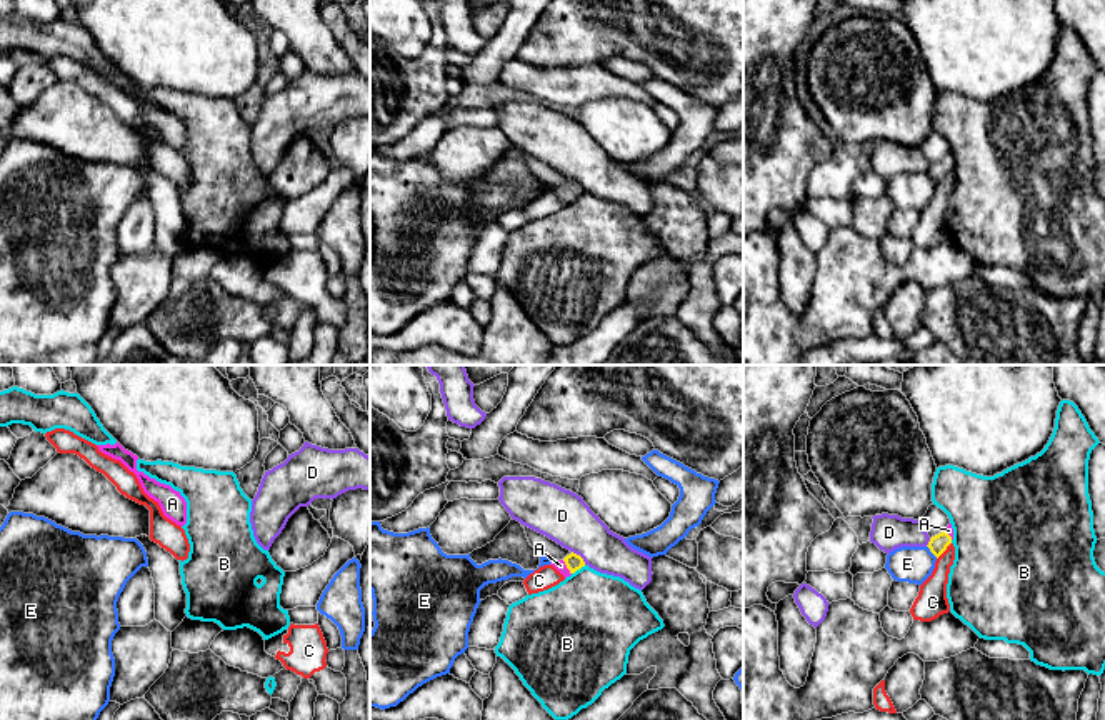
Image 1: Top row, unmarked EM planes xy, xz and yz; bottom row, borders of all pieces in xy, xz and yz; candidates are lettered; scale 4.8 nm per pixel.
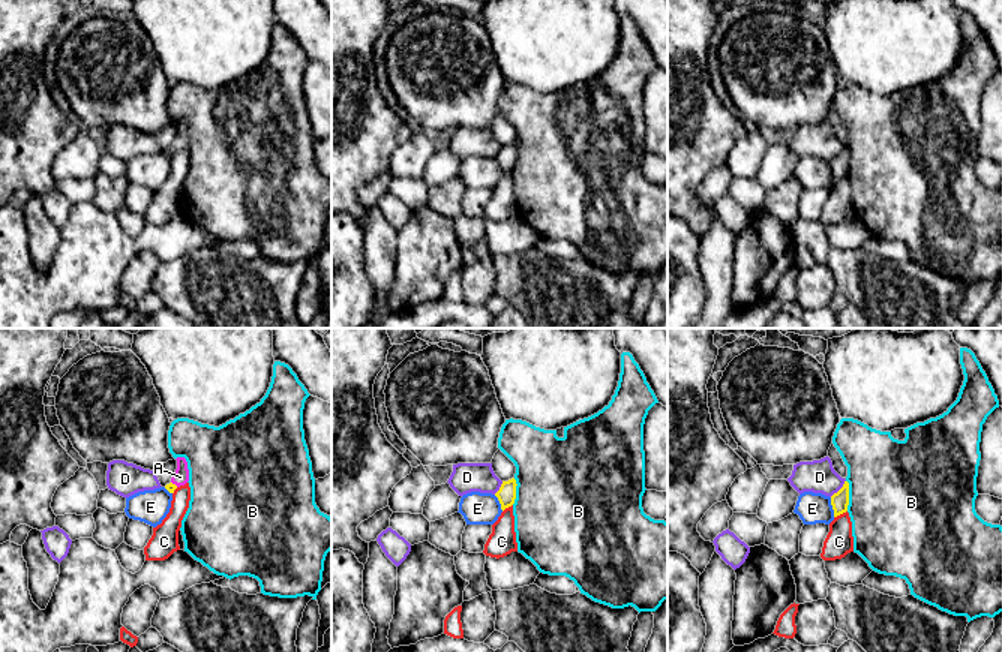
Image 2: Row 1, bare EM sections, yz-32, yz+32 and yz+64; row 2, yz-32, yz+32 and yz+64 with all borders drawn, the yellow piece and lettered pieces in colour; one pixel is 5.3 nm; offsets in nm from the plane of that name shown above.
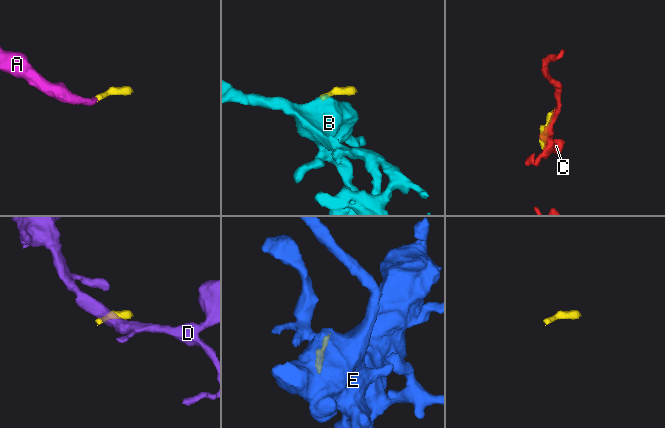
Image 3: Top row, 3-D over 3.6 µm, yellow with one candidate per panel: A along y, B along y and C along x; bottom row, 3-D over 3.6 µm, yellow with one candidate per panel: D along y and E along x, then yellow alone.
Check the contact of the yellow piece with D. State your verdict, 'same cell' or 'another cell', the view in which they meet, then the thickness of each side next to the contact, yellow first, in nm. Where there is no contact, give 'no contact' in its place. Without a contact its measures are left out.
another cell | xz | 90/240 nm

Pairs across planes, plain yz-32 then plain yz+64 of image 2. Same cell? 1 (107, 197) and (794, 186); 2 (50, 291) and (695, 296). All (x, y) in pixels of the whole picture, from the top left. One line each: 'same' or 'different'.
1: same
2: same

